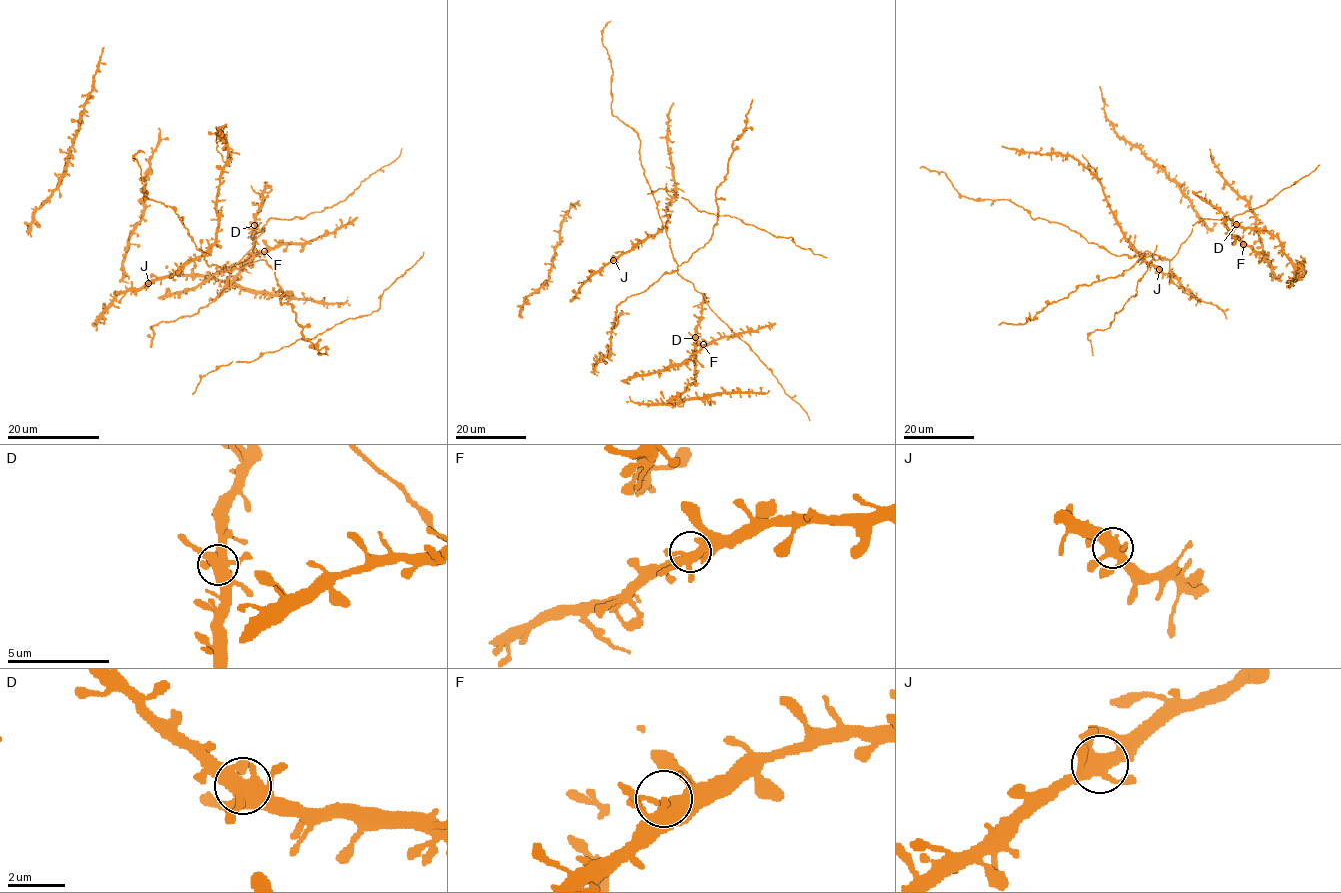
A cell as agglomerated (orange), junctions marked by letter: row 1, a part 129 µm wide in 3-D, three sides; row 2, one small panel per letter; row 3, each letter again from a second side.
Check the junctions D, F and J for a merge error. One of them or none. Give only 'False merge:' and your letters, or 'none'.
False merge: none

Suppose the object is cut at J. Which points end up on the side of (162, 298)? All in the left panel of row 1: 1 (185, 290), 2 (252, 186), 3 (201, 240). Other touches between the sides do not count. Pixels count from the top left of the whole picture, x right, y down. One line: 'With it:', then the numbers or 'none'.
With it: 1, 2

